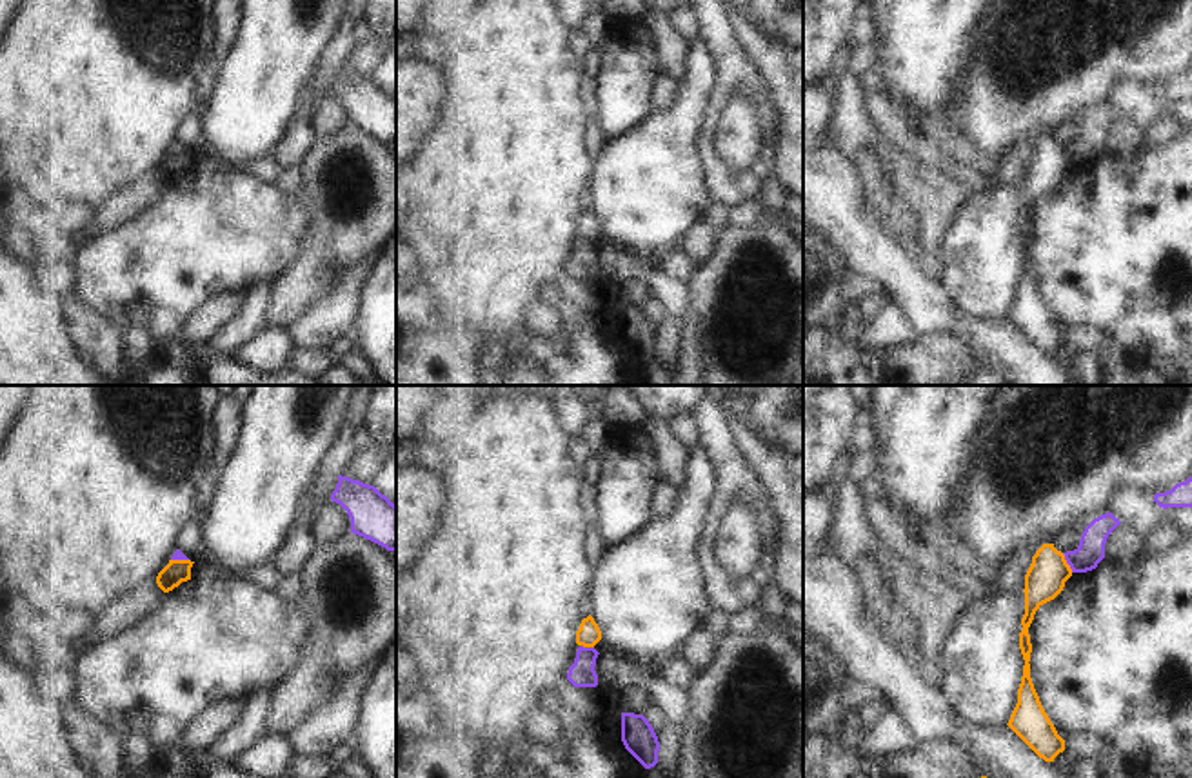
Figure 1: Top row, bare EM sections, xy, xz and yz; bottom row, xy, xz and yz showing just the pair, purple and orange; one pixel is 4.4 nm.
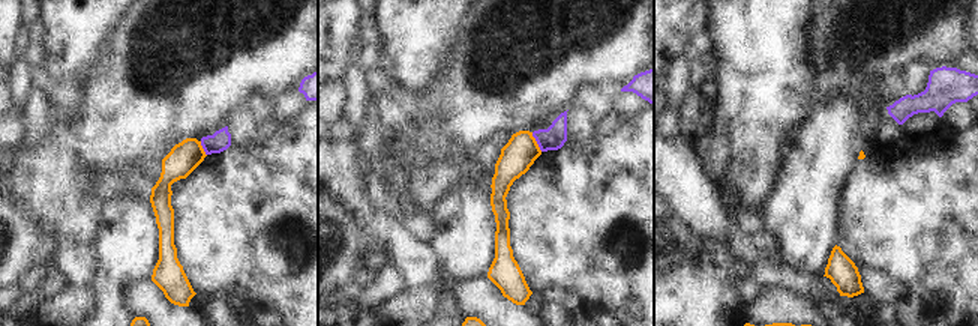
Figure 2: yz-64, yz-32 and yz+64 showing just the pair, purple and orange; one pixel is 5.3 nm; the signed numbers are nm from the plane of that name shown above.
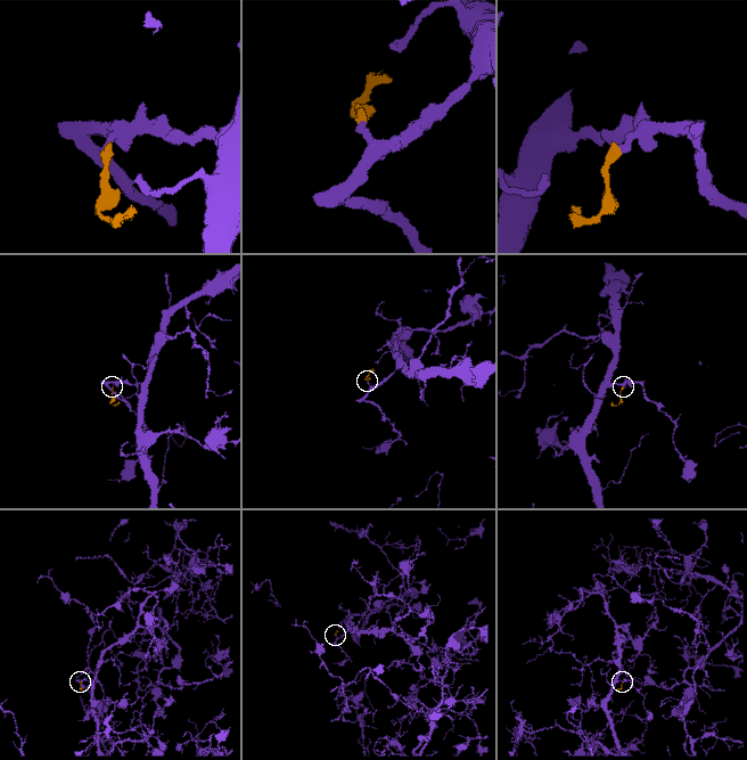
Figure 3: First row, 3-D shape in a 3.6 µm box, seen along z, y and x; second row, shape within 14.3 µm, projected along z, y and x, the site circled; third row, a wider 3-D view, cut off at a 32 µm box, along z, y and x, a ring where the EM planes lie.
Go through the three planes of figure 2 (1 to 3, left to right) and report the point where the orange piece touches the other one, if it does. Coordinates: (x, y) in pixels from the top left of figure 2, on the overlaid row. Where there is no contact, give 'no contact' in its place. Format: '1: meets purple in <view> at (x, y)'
1: meets purple in yz-64 at (203, 147)
2: meets purple in yz-32 at (536, 140)
3: no contact

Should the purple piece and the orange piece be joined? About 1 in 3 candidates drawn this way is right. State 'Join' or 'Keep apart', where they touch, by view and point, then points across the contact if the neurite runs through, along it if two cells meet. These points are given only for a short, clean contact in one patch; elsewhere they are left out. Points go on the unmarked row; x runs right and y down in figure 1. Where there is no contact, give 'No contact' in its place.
Keep apart. Touches purple at yz (1067, 155). Boundary: yz (1062, 146), (1072, 164)

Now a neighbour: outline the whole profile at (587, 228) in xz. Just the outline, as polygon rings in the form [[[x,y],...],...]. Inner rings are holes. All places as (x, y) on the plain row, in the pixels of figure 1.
[[[589,207],[581,213],[580,222],[576,224],[576,236],[583,240],[594,240],[601,233],[601,224],[594,211]]]

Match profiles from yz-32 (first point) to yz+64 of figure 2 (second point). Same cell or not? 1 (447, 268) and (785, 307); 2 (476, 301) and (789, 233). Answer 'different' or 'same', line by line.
1: different
2: different

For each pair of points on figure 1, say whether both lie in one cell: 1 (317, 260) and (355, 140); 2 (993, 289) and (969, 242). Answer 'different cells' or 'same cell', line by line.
1: same cell
2: same cell

